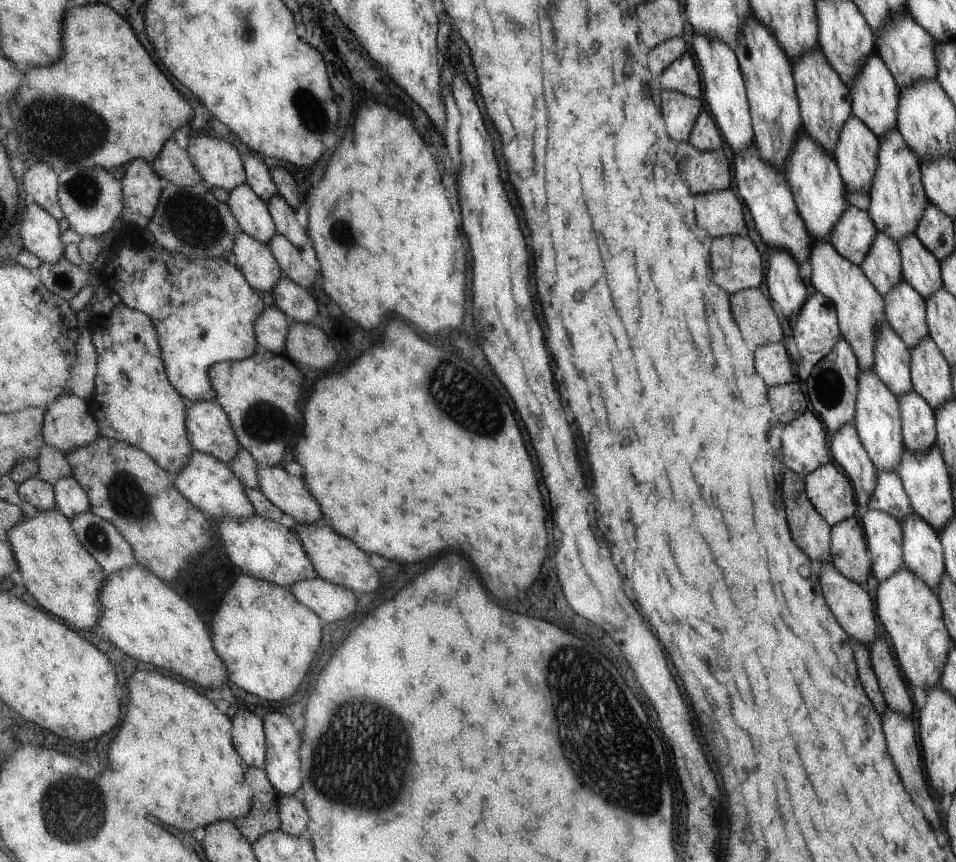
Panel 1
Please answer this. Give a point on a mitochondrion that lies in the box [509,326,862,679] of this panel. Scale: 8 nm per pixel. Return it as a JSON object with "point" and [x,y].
{"point":[832,385]}

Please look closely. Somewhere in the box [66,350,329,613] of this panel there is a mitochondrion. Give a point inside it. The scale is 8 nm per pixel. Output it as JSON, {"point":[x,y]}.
{"point":[125,495]}

